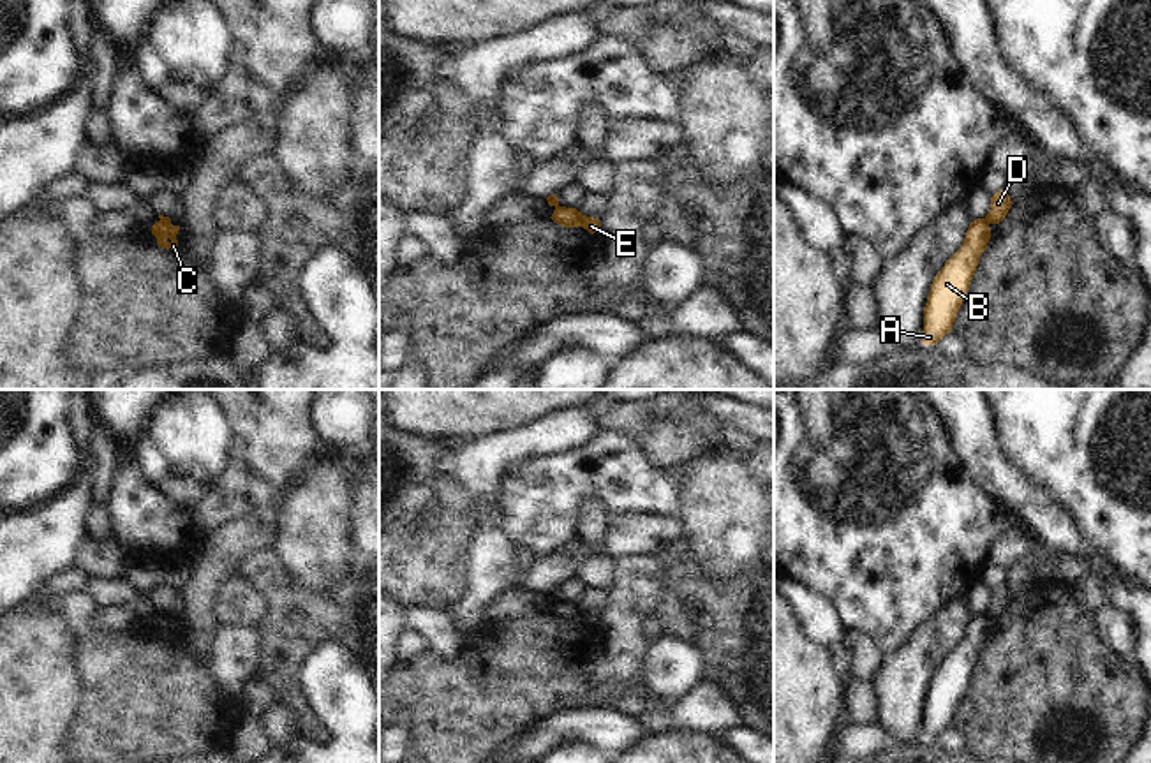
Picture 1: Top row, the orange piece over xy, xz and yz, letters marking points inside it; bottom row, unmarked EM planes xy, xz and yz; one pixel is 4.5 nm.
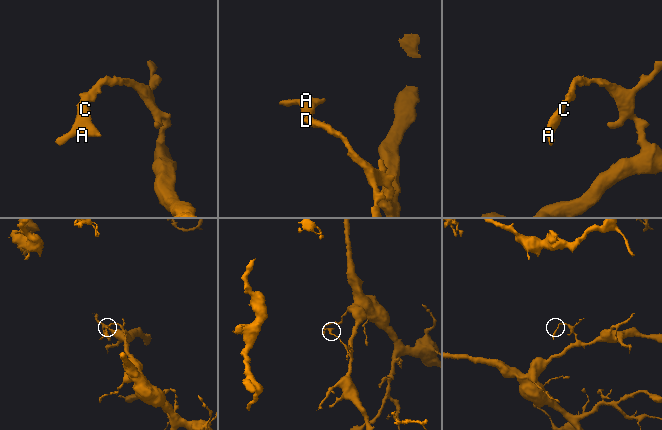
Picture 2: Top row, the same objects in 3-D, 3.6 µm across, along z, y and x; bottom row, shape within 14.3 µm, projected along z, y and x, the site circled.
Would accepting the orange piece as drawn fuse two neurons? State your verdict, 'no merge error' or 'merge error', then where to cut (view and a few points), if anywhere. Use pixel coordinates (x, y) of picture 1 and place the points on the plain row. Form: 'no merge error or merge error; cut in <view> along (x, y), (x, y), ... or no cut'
merge error; cut in yz along (984, 614), (987, 619)

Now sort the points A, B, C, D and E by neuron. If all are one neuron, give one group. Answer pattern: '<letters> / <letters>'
A B C / D E

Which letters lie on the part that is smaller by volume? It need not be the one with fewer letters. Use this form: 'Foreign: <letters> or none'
Foreign: A, B, C

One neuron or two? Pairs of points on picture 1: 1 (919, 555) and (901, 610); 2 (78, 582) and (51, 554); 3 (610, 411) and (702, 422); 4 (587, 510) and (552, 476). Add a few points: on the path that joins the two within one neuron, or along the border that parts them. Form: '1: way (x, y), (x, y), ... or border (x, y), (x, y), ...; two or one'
1: way (905, 570), (901, 573), (901, 596); one
2: border (71, 566), (50, 575), (32, 592); two
3: way (633, 411), (679, 411); one
4: border (601, 501), (582, 501), (573, 533); two

